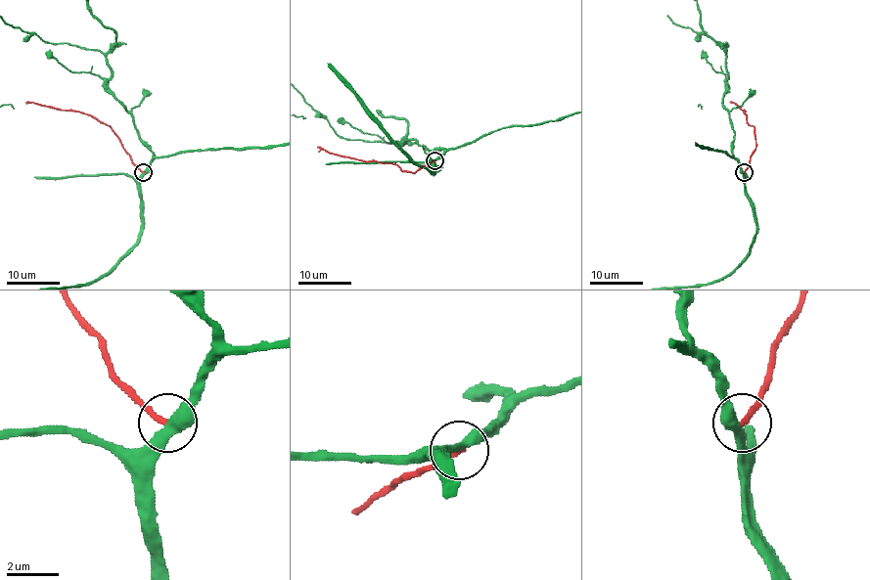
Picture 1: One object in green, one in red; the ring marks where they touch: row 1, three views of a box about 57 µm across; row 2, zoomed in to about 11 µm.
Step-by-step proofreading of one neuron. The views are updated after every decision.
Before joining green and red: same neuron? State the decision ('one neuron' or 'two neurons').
two neurons

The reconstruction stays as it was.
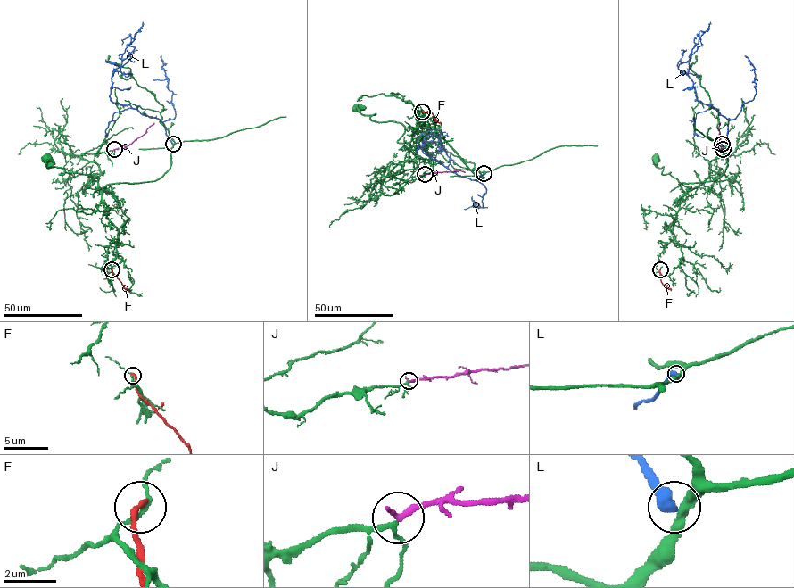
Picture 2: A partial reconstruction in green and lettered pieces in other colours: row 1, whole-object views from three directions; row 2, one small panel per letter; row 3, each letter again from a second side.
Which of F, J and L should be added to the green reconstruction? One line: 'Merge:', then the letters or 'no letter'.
Merge: J

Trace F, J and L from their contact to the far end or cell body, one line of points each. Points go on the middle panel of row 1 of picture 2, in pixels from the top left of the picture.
F: (422, 111), (431, 112), (441, 122)
J: (425, 174), (458, 169), (465, 172)
L: (483, 173), (470, 179), (453, 172), (425, 154), (420, 147), (422, 141), (433, 140), (453, 162)

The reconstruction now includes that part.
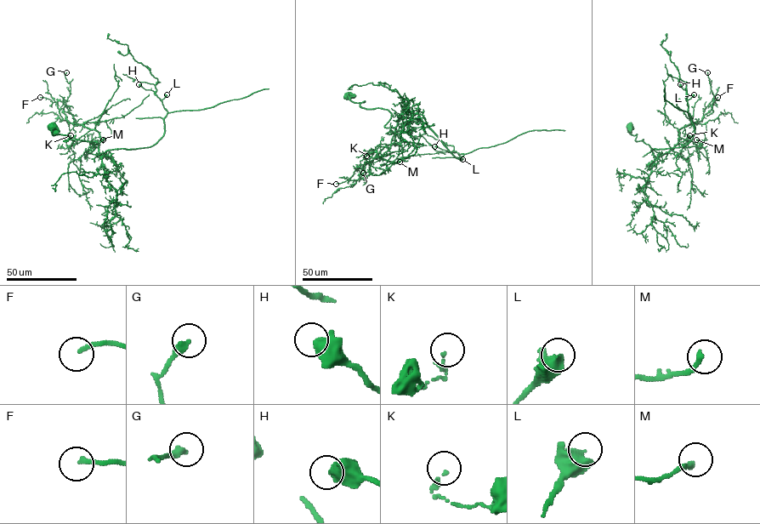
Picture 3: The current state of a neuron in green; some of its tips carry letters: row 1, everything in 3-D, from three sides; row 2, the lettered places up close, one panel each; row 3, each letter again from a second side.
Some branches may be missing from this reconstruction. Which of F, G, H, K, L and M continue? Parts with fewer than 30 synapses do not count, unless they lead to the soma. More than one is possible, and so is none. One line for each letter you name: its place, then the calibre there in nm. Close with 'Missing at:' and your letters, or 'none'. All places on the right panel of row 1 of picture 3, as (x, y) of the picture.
Missing at: none

